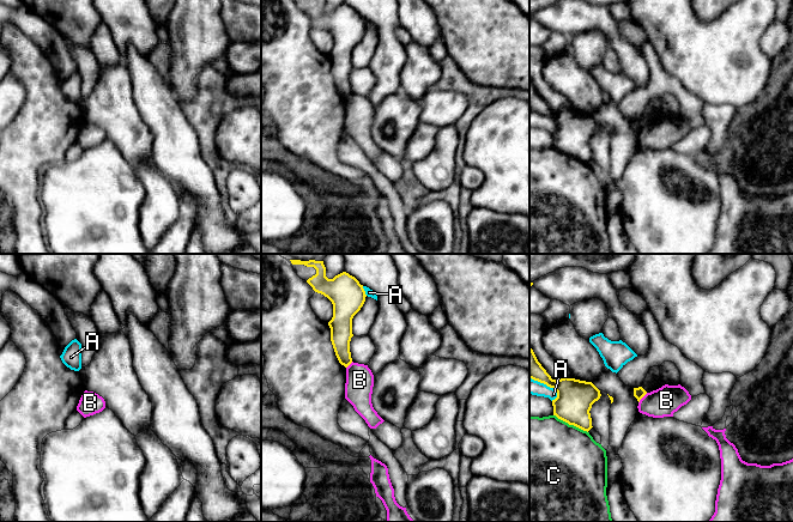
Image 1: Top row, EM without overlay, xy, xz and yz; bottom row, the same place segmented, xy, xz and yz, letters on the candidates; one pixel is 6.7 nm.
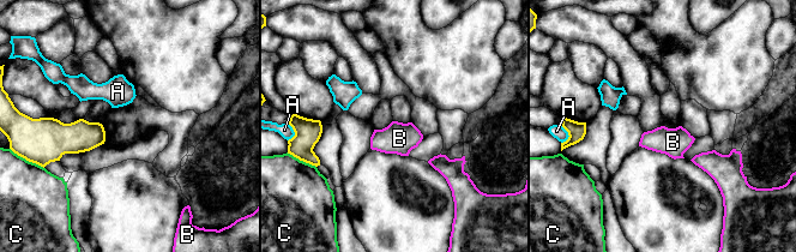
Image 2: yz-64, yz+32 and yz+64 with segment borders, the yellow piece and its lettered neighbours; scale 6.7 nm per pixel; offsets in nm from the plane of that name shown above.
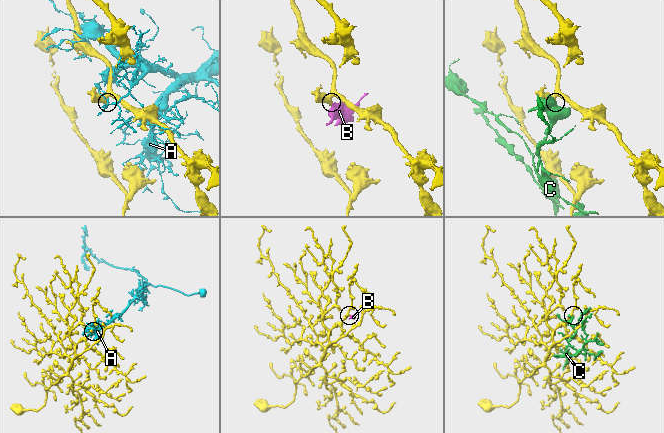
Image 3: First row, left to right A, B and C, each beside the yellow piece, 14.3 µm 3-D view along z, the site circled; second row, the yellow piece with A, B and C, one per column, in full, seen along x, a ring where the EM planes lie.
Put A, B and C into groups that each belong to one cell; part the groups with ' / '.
A / B / C

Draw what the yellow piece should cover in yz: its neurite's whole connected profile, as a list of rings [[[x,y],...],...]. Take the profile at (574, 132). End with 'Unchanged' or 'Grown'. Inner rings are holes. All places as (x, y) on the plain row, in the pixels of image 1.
[[[531,79],[529,110],[544,115],[557,123],[557,129],[552,132],[553,147],[587,164],[593,159],[589,142],[601,126],[592,114],[568,109],[558,113],[552,111],[538,93]]]. Unchanged

